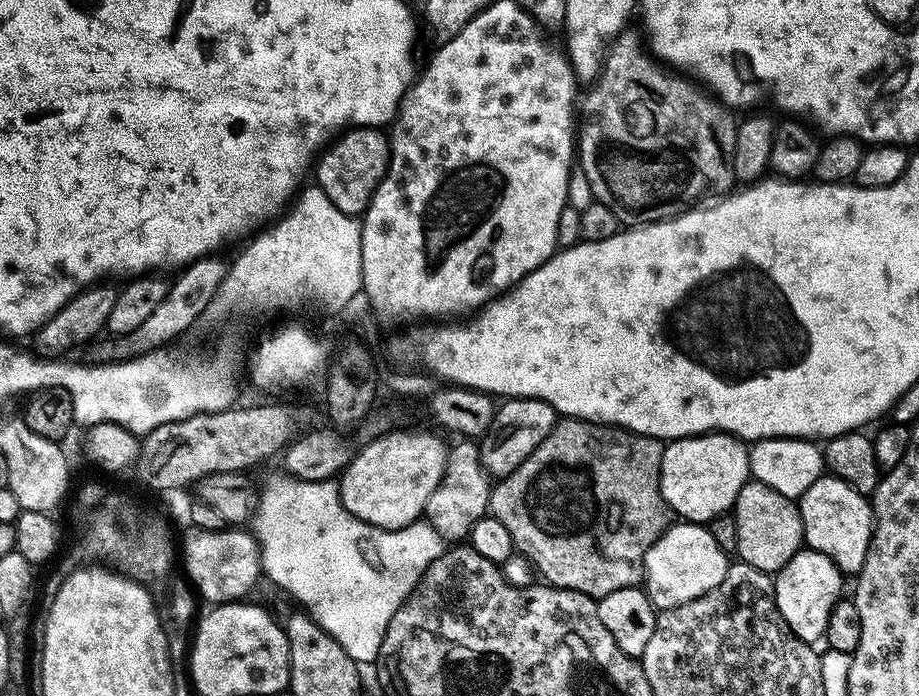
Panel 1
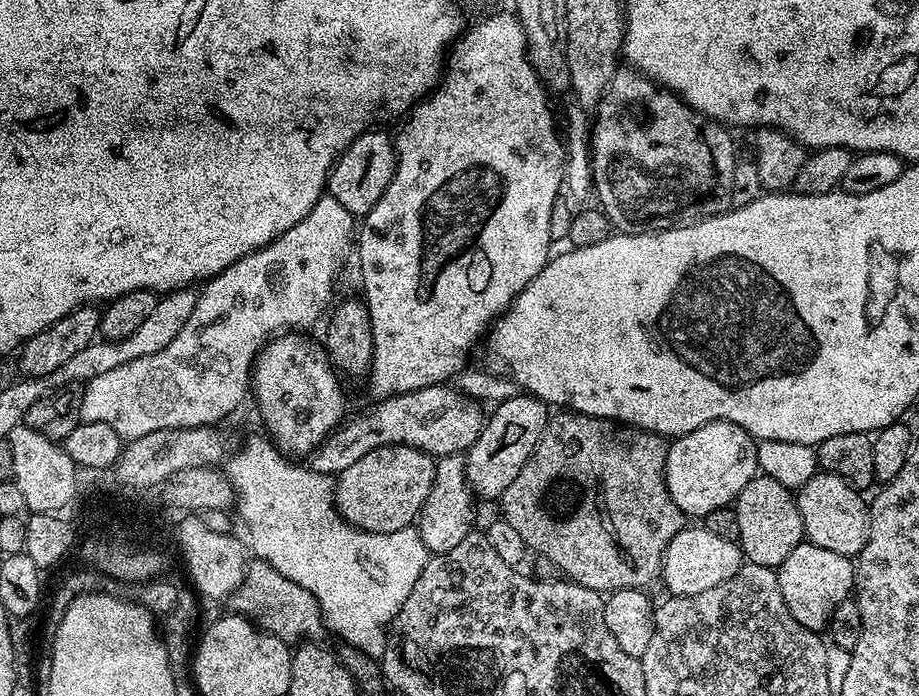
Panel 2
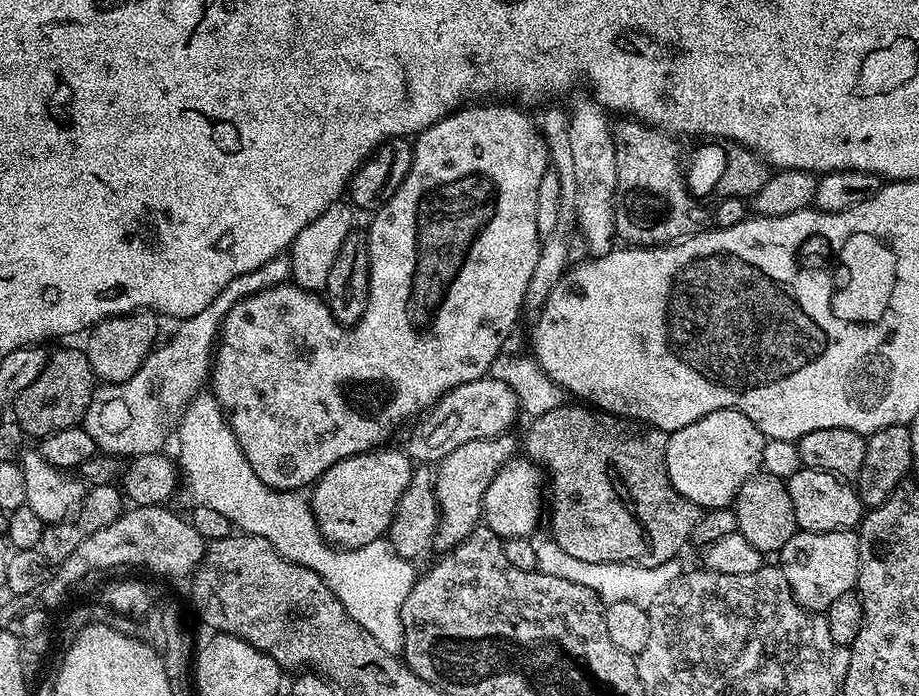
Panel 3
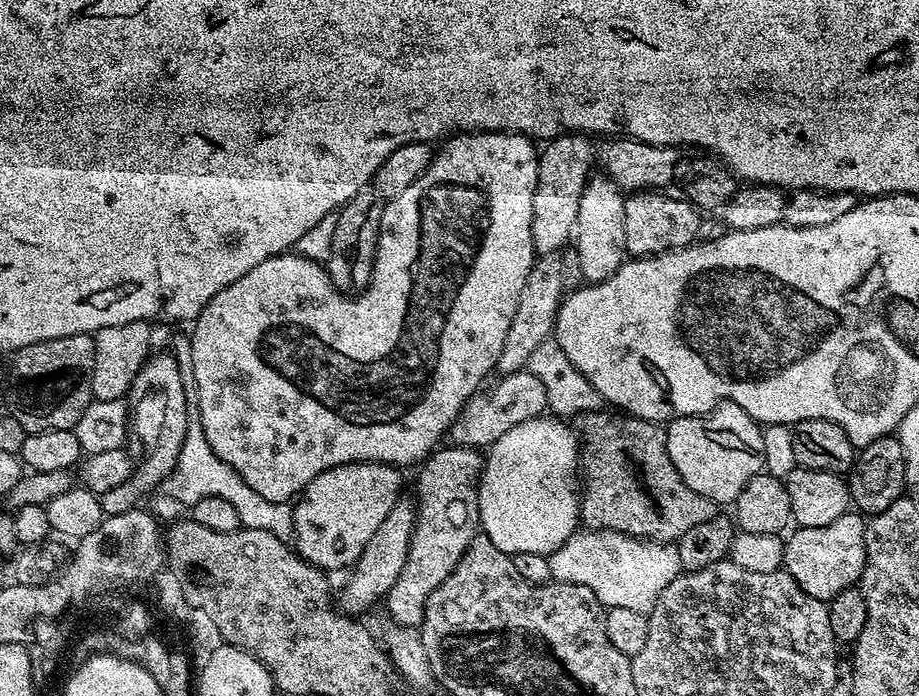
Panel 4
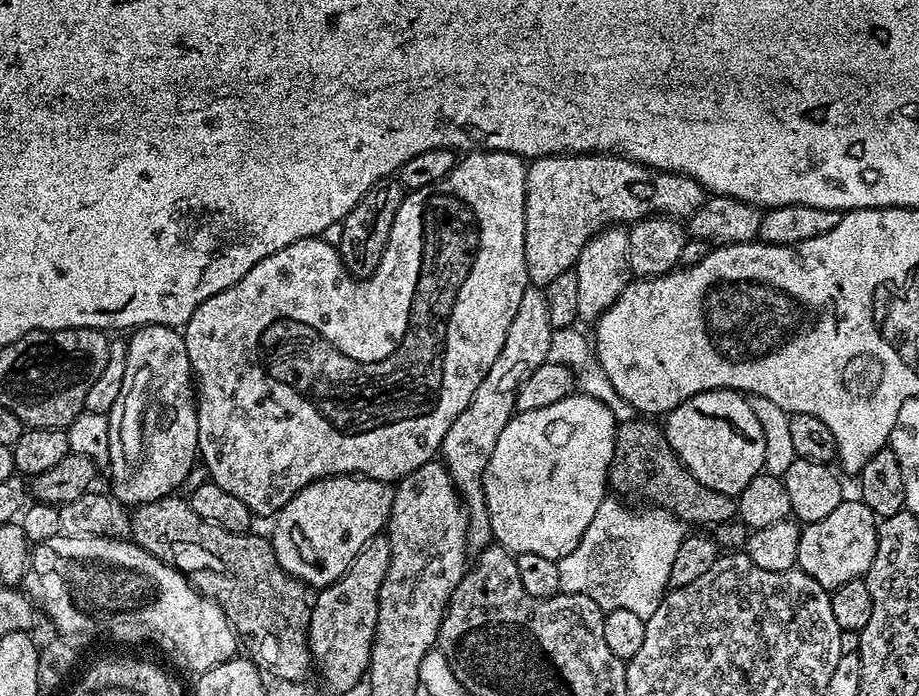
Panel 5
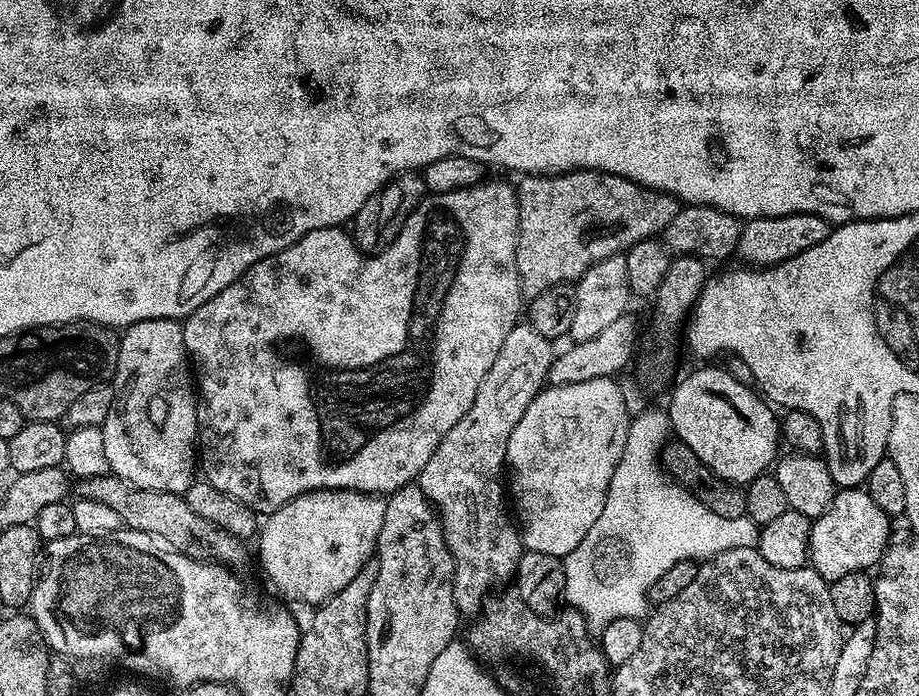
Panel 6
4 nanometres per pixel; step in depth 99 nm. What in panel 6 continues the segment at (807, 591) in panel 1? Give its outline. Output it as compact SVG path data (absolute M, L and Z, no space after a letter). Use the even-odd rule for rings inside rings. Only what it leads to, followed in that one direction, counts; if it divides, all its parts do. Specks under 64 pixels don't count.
M863 487L840 488L827 510L812 520L812 533L808 543L808 564L823 580L829 582L842 578L845 574L875 569L880 559L884 557L888 538L894 531L892 524L893 521L876 505L874 498L870 498L870 494Z

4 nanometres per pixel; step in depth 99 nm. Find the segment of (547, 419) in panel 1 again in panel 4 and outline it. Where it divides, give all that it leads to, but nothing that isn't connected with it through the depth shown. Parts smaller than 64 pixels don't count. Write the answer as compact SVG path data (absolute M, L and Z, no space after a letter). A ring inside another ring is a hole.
M471 446L437 447L436 451L419 465L416 476L416 525L406 554L406 566L386 597L388 612L400 626L418 626L424 621L426 602L430 594L458 566L470 542L481 531L477 477L484 467L485 457Z

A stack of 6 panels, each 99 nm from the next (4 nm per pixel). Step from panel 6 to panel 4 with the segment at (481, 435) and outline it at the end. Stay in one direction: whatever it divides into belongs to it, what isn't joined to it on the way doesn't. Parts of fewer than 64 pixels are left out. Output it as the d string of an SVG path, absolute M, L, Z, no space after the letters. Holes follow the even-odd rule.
M552 254L541 255L533 263L530 274L526 274L526 283L518 297L518 310L514 310L514 322L510 322L510 331L506 333L506 342L502 342L502 354L496 363L496 368L501 373L521 371L527 365L530 354L553 335L560 301L566 295L562 286L562 263L556 259Z

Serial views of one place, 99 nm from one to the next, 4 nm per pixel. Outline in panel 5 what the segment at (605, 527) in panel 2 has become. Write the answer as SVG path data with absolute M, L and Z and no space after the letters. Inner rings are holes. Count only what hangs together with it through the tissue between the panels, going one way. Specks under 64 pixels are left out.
M637 418L617 423L616 449L612 465L609 466L608 488L620 498L645 496L648 499L645 501L665 508L689 525L723 526L729 523L737 515L736 500L698 482L698 478L694 478L694 474L690 474L690 470L686 470L686 466L674 454L663 427L648 420L651 419Z

